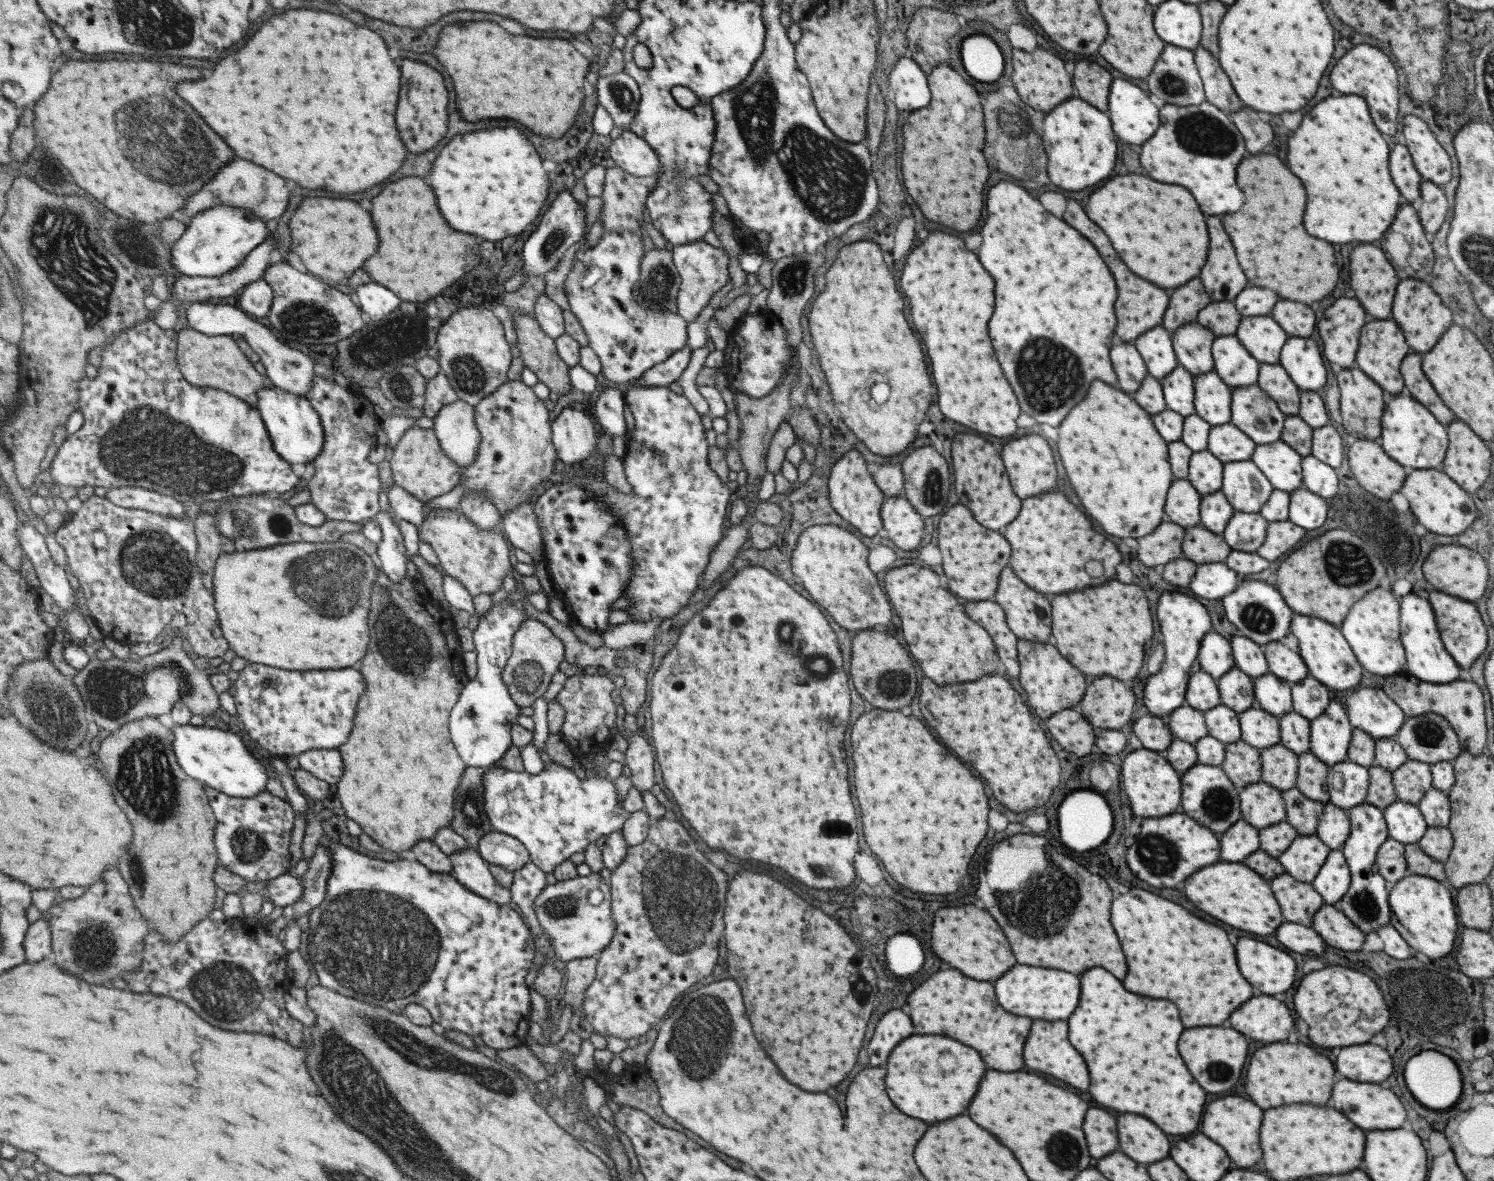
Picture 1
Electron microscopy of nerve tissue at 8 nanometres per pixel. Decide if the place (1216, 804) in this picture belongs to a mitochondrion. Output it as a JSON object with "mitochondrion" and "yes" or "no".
{"mitochondrion":"yes"}

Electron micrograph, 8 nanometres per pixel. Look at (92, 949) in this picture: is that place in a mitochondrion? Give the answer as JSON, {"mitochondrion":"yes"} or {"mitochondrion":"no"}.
{"mitochondrion":"yes"}

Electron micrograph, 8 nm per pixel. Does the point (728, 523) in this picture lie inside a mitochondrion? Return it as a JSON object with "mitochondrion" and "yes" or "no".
{"mitochondrion":"no"}

